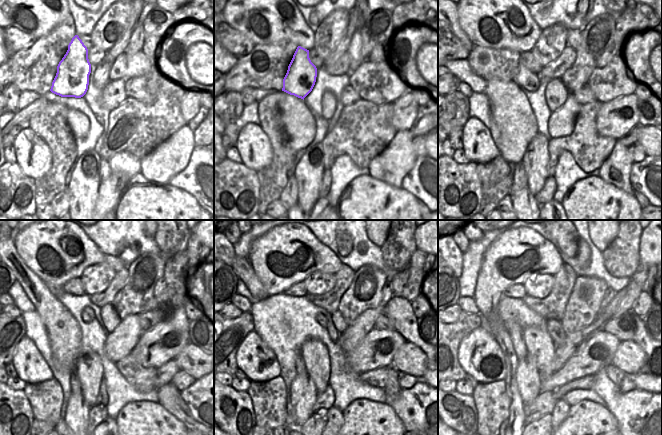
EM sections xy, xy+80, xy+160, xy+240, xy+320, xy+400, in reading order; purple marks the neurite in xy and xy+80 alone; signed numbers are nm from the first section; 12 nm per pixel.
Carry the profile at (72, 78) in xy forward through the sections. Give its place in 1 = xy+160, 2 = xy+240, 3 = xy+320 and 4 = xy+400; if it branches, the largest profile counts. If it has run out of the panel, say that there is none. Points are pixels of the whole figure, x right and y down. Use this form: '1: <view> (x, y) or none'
1: xy+160 (526, 79)
2: xy+240 (88, 314)
3: xy+320 (321, 319)
4: xy+400 (554, 328)

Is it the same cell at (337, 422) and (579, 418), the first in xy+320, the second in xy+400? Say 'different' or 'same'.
different

